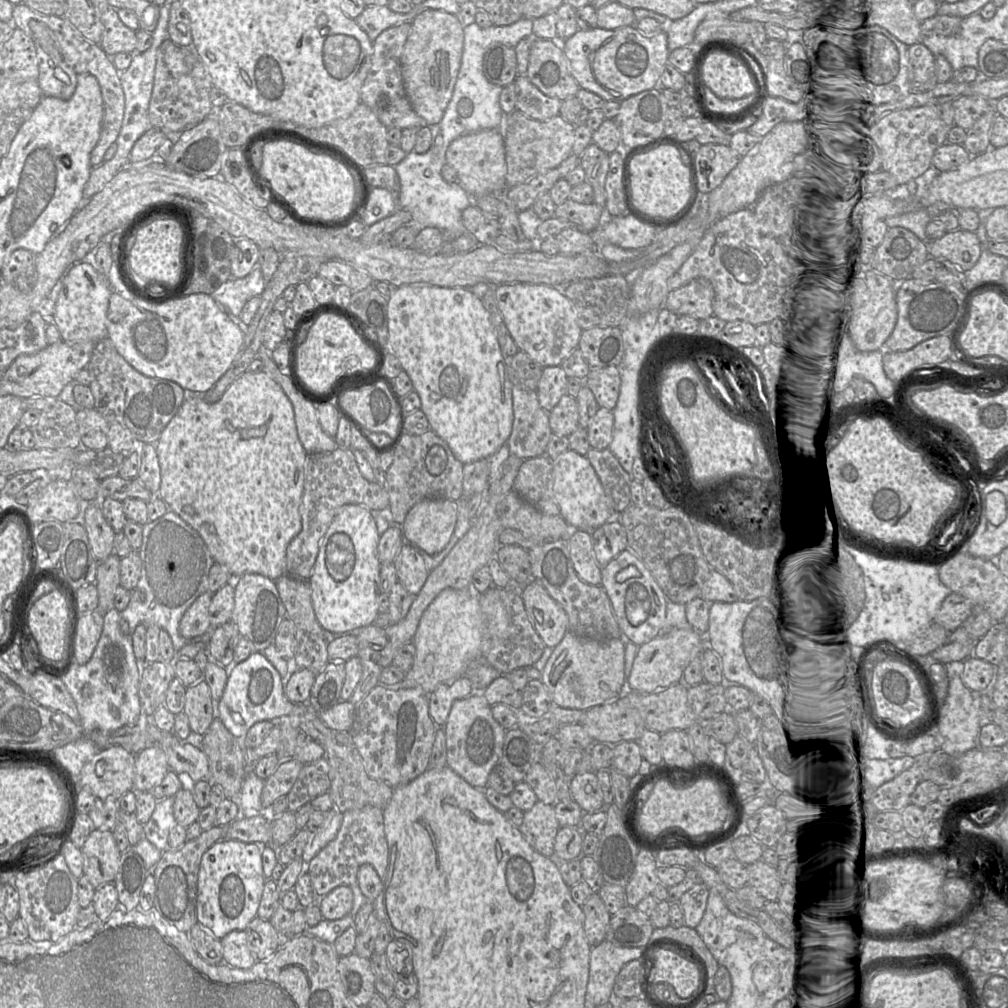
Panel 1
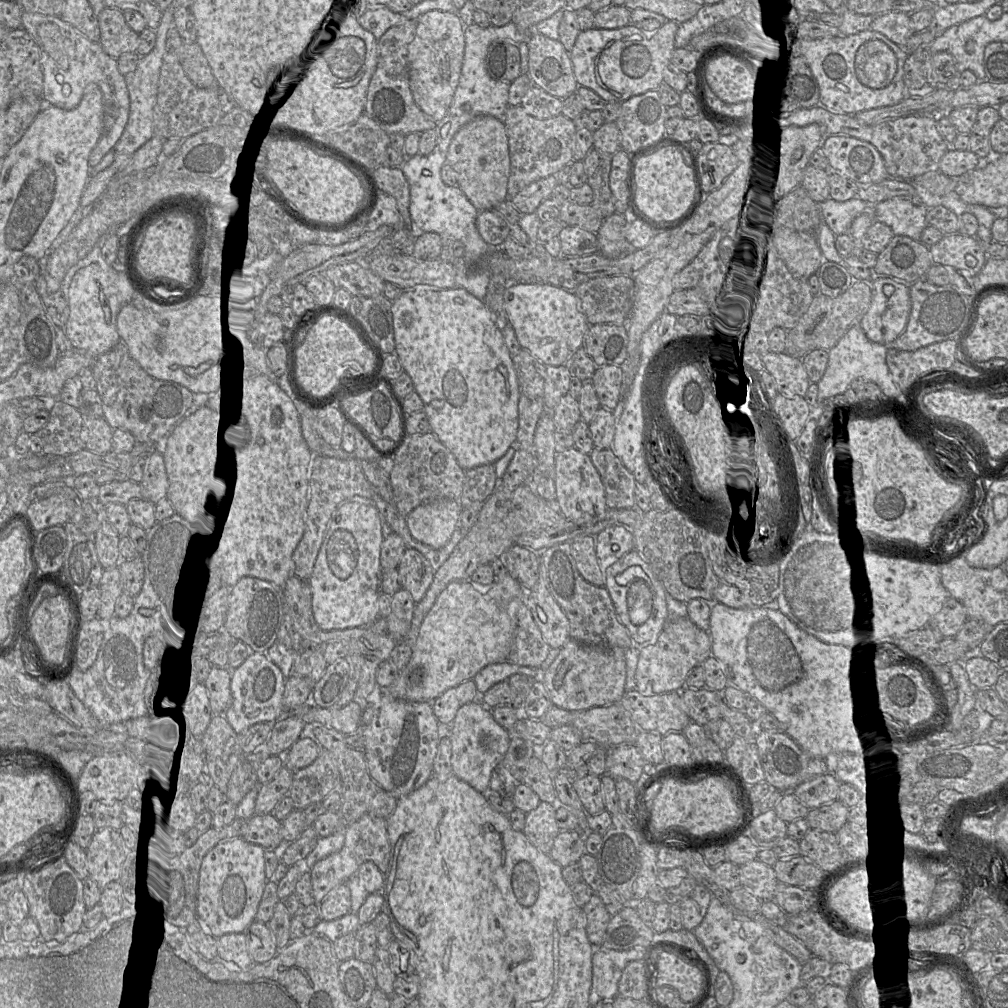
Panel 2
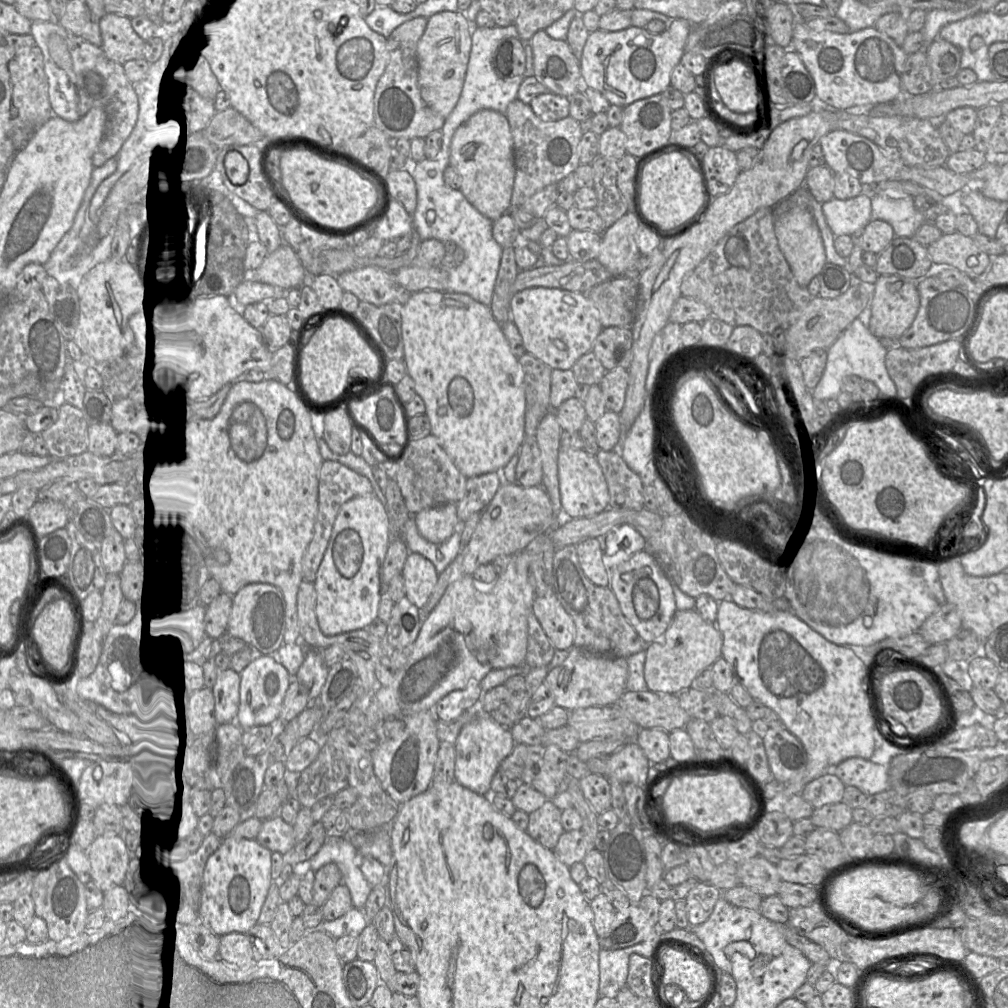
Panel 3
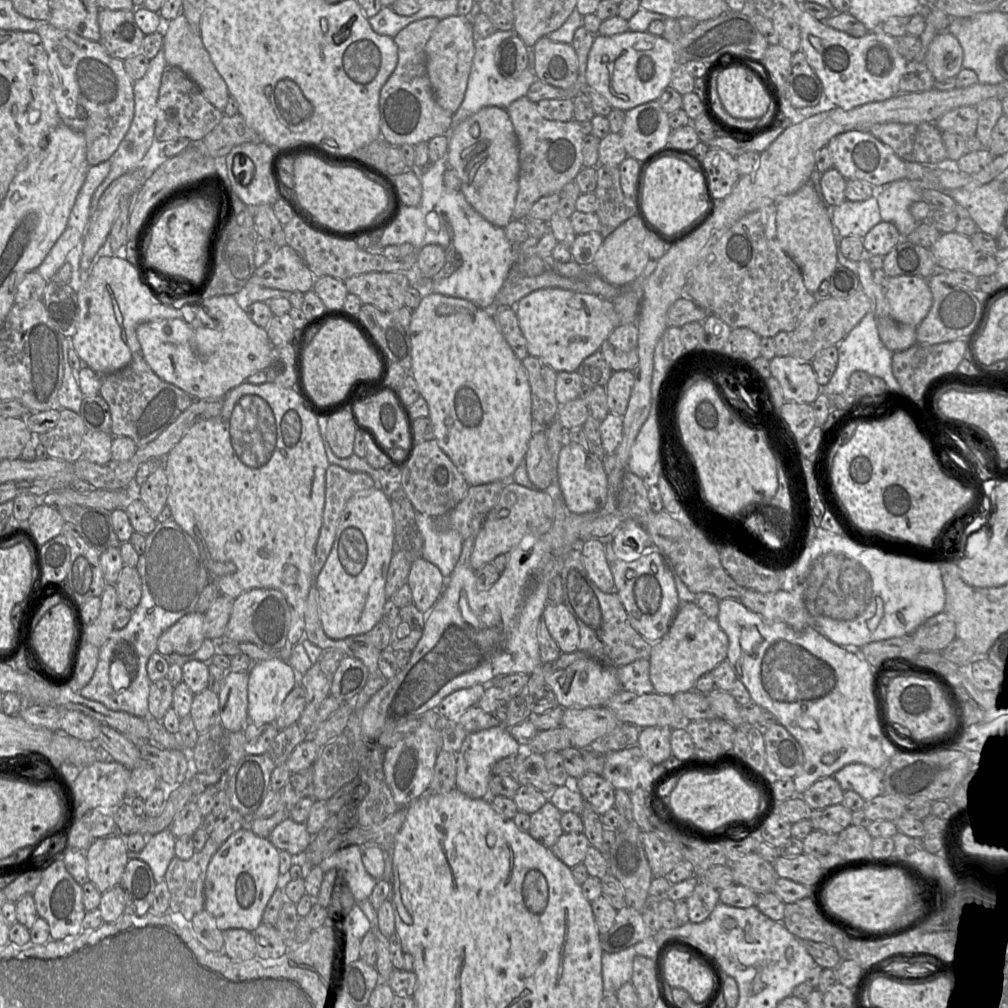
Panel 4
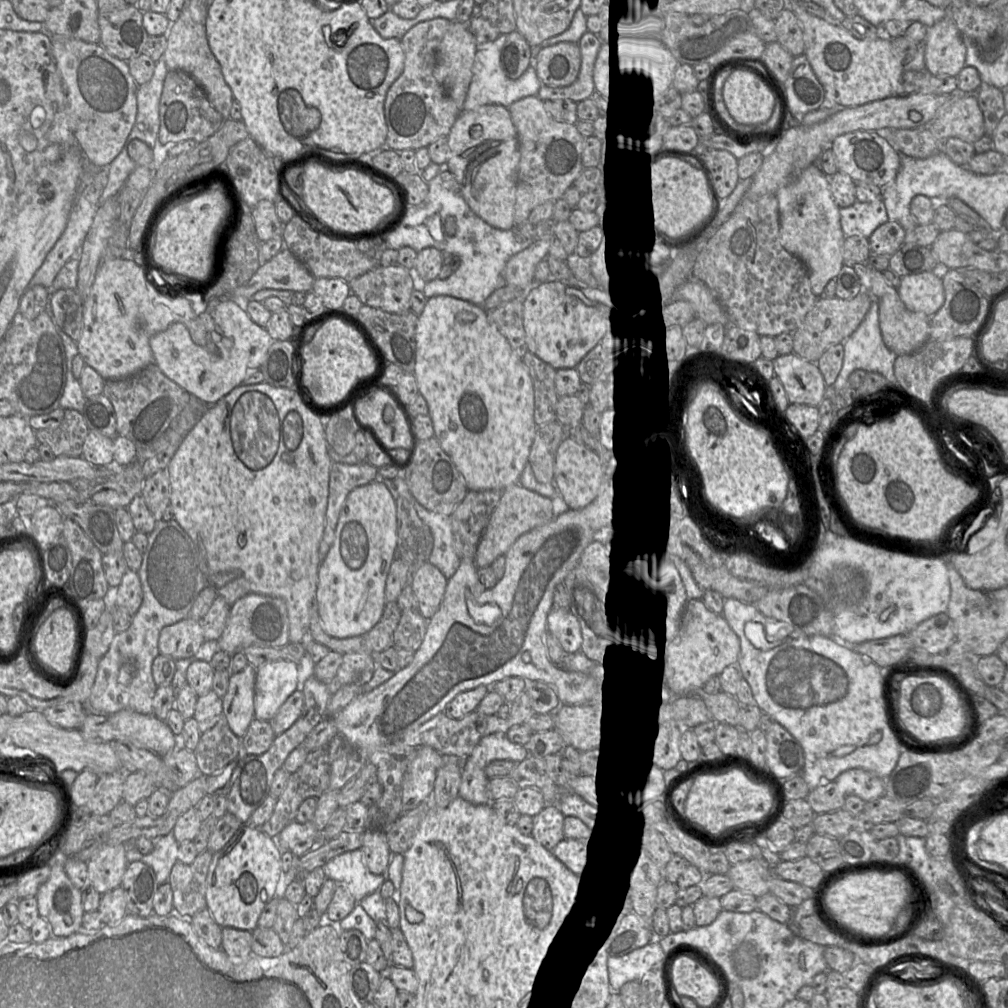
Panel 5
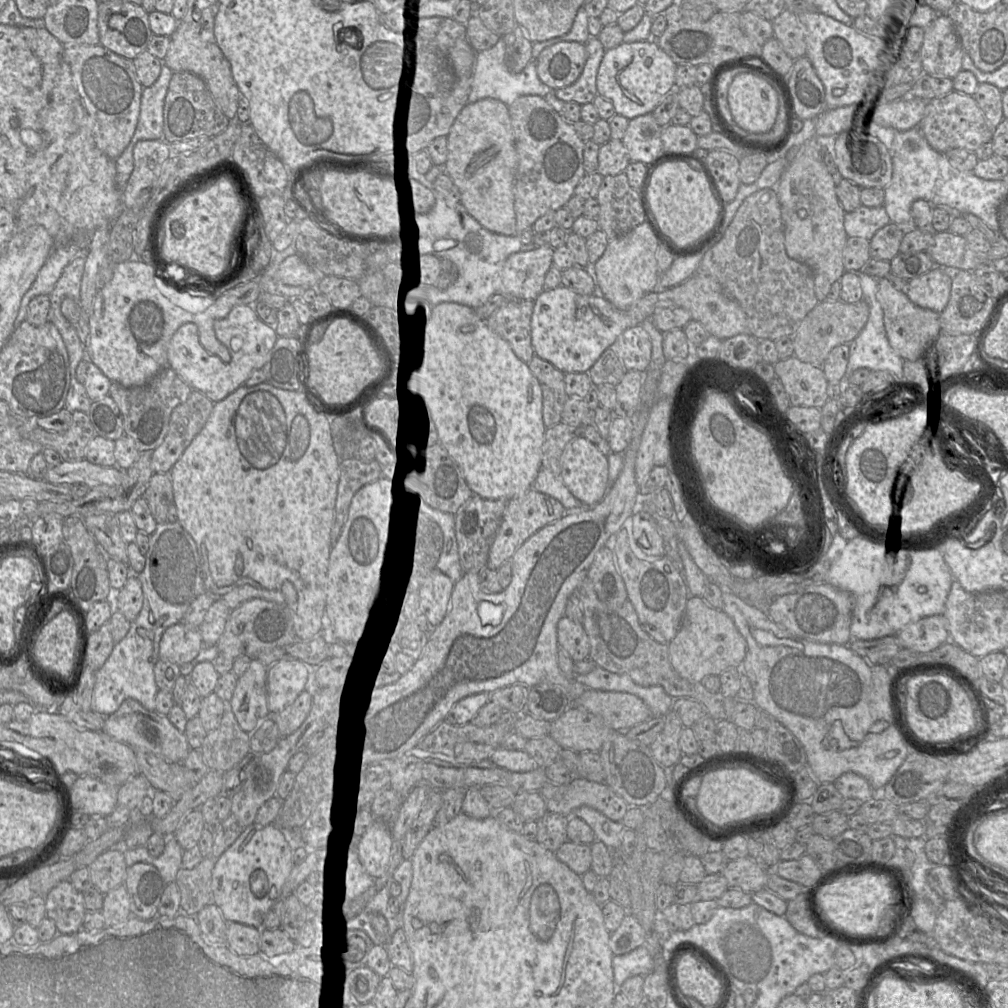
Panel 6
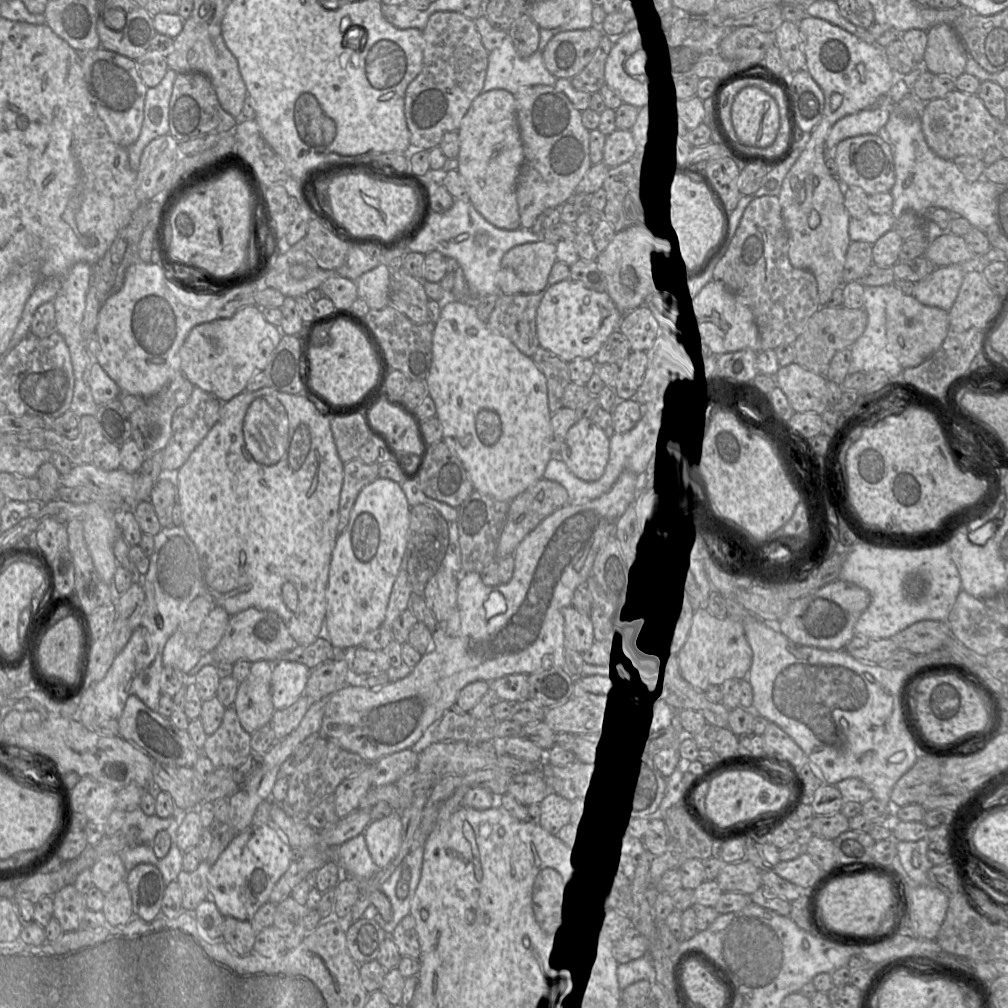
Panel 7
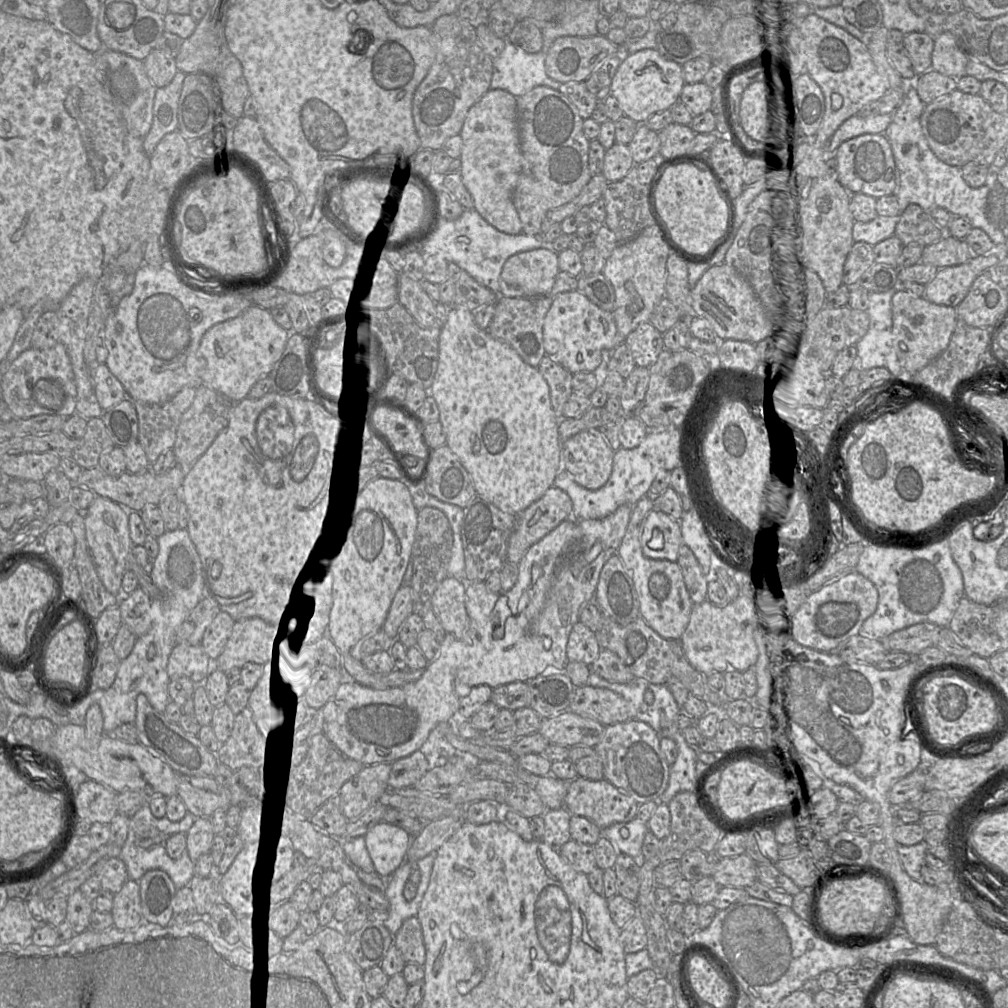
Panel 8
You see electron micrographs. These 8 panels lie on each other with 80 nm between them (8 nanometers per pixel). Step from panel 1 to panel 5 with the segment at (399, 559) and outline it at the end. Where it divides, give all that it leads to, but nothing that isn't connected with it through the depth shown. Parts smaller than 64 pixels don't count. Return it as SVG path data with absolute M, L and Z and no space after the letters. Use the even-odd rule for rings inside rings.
M428 562L411 573L409 586L418 602L418 612L429 620L438 610L448 580L435 566Z

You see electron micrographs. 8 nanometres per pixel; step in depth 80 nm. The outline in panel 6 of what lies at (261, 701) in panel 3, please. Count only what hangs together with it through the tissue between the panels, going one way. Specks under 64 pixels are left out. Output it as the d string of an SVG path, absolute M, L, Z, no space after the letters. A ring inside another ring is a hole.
M296 659L280 660L268 667L267 705L273 716L292 704L305 690L308 666Z

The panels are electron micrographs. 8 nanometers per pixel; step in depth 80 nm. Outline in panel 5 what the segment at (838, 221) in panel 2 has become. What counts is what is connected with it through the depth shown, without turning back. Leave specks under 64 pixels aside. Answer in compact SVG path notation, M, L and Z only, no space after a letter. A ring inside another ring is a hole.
M882 199L856 201L849 207L840 208L839 212L845 237L862 236L868 239L880 225L889 221Z

